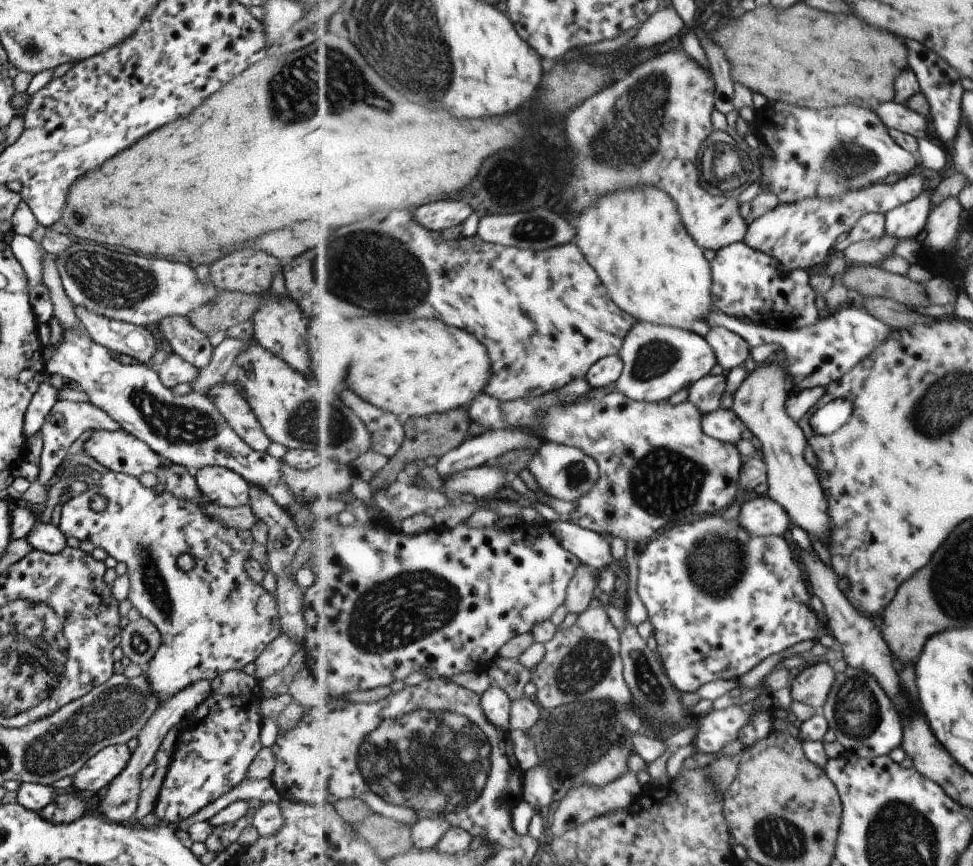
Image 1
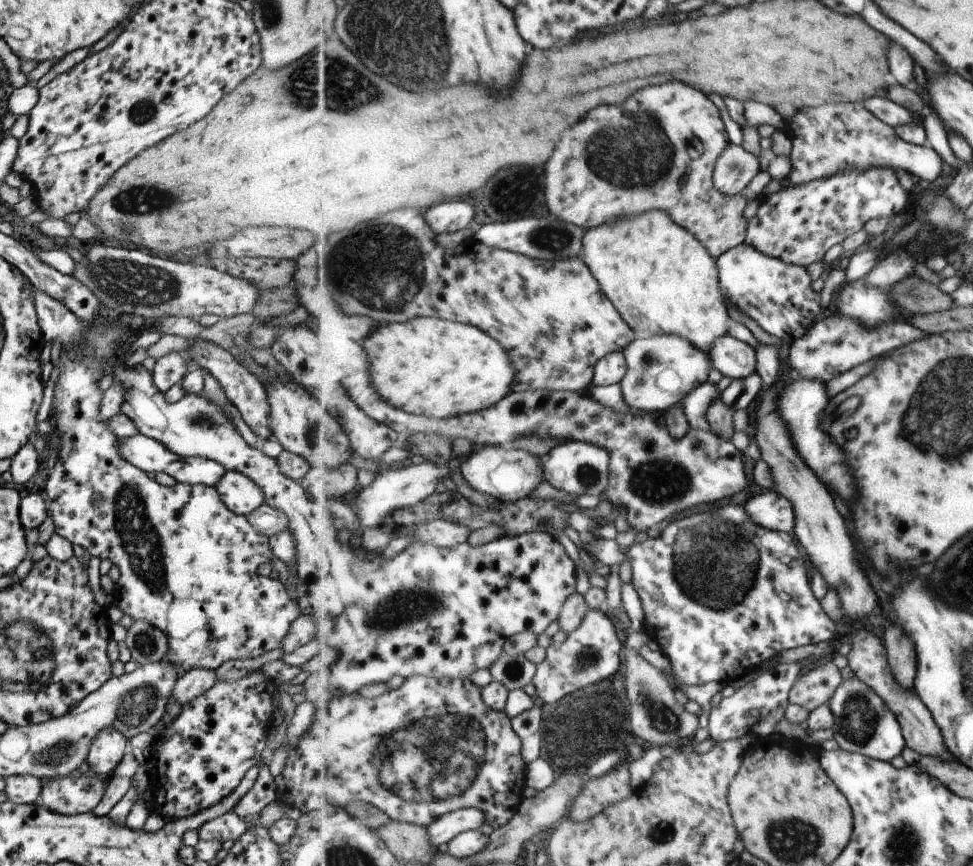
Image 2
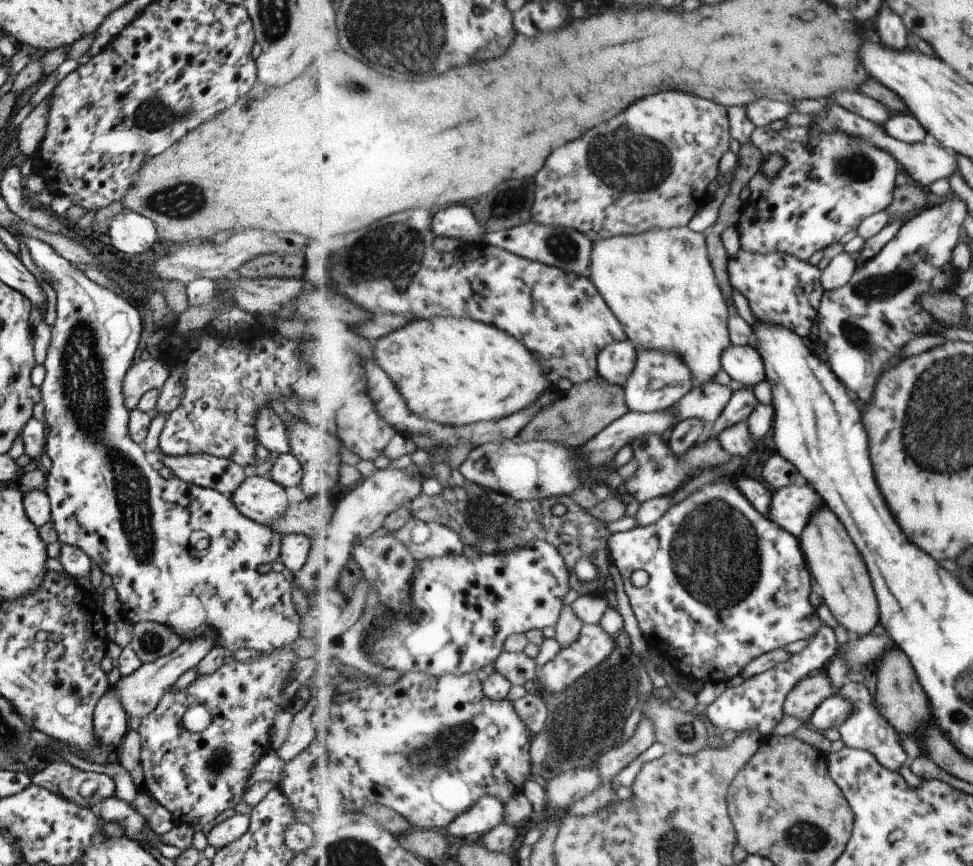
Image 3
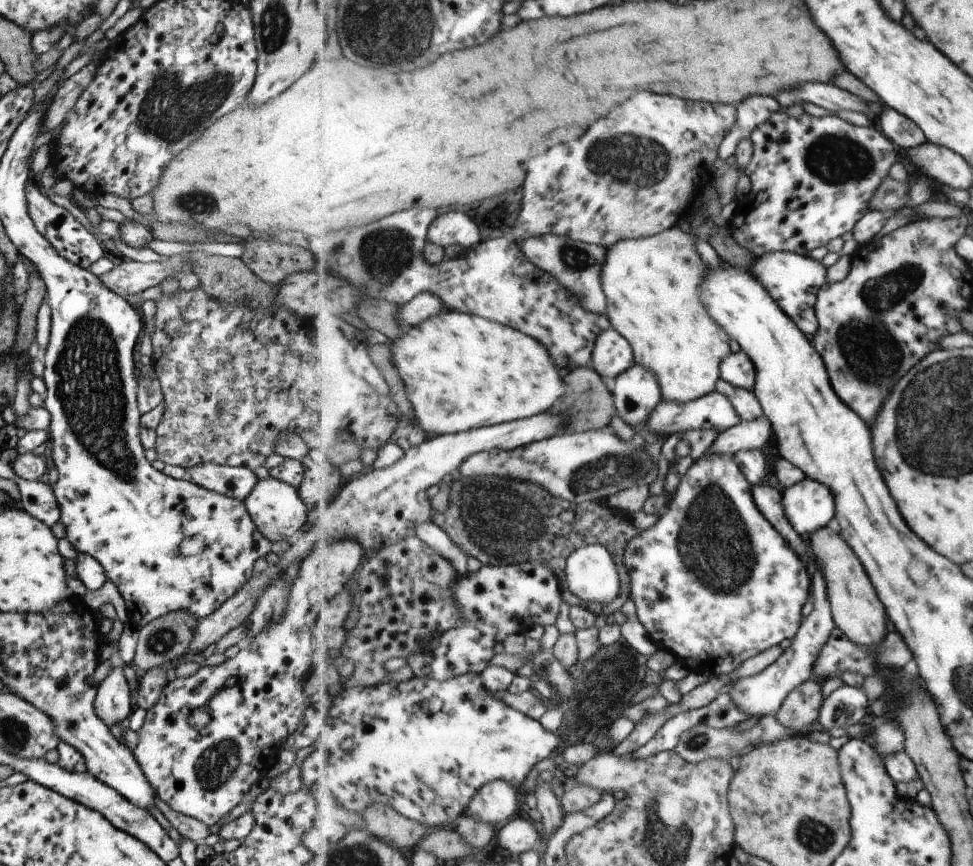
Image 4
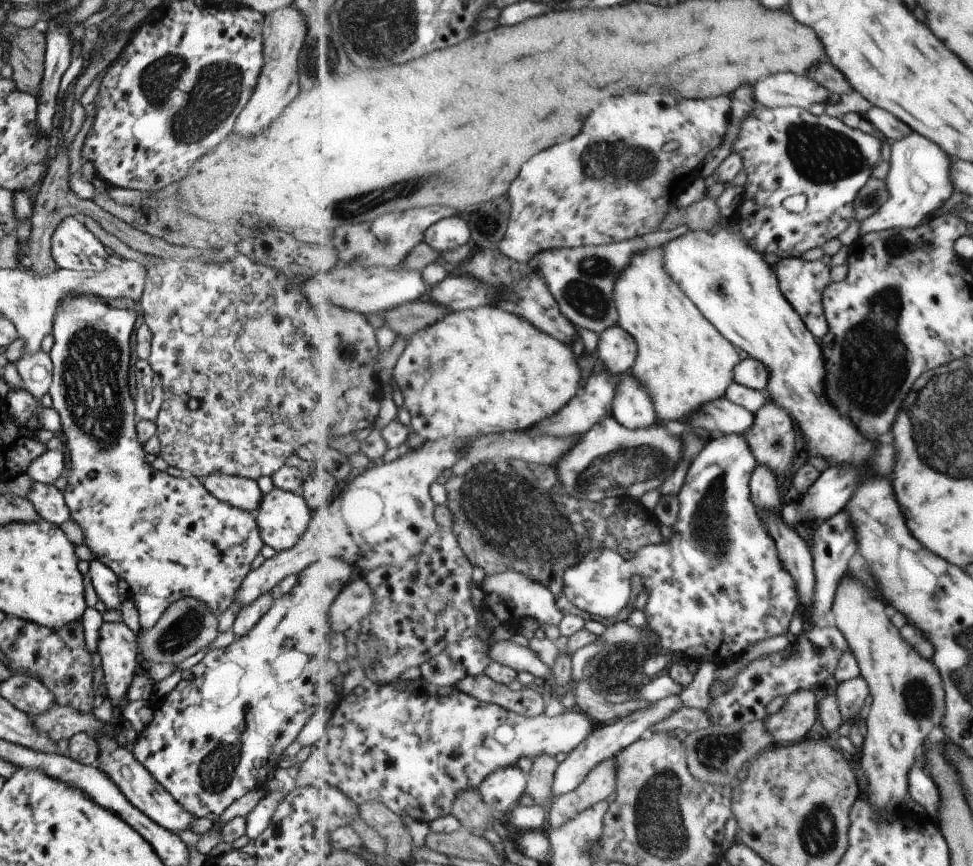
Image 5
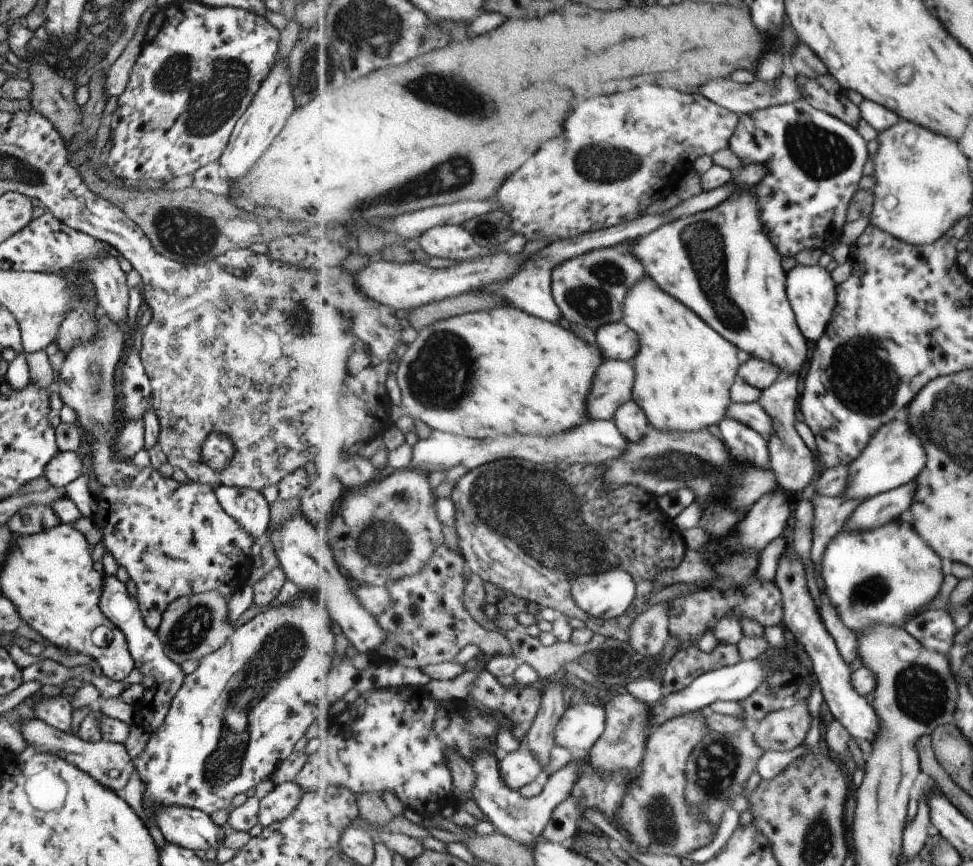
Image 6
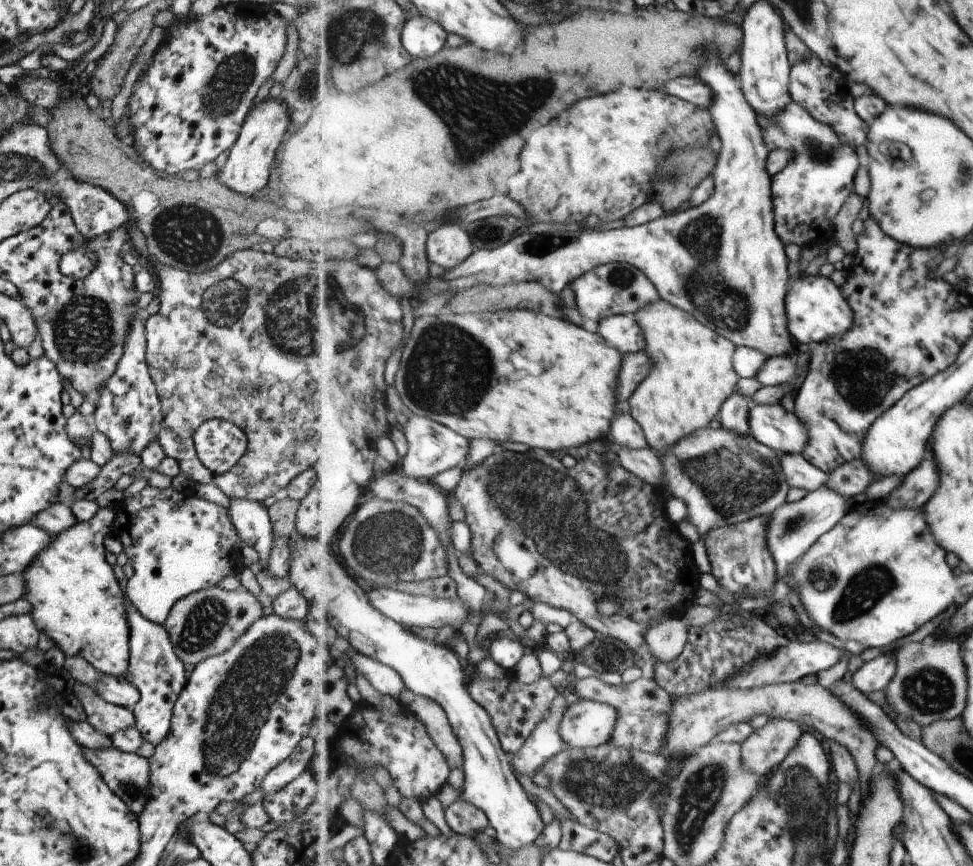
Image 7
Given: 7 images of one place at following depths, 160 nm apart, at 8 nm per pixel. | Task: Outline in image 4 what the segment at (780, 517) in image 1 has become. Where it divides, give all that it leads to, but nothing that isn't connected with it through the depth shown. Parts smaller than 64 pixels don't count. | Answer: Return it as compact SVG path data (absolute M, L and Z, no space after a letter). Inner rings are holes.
M809 478L785 490L783 506L786 519L795 532L804 538L815 533L821 526L827 526L831 518L835 518L831 490Z

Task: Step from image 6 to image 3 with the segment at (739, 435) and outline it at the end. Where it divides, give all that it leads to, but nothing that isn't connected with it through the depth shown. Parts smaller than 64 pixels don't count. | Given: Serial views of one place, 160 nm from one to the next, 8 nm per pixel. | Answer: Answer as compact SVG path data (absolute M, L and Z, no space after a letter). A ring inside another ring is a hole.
M732 476L722 477L712 483L707 483L699 491L689 495L679 504L672 506L659 522L646 527L633 527L628 531L613 533L608 538L608 549L613 564L618 568L623 578L624 590L628 595L631 608L637 618L642 635L651 650L658 652L664 659L670 660L678 670L689 679L705 682L727 682L733 676L743 675L745 667L762 654L795 642L795 640L813 639L824 626L817 616L817 608L811 604L810 568L803 556L803 549L797 536L781 528L769 516L761 514L752 502L741 492ZM635 570L644 570L649 576L644 587L631 584L631 576Z

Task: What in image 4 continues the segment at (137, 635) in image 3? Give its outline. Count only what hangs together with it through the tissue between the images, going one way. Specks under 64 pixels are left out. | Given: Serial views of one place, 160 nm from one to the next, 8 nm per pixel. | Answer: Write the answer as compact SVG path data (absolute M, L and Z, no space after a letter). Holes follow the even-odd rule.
M173 611L140 627L131 663L145 672L183 656L198 620L185 611Z

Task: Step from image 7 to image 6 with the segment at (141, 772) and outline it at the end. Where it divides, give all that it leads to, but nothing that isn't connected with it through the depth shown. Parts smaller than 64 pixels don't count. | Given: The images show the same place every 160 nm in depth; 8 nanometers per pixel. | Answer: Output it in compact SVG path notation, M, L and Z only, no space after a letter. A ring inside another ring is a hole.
M35 717L24 720L18 729L23 742L32 746L37 752L58 756L62 761L68 762L116 794L121 793L129 778L129 773L134 768L132 760L129 759L121 743L104 741L103 739L94 743L85 742L77 735L51 728L41 719Z

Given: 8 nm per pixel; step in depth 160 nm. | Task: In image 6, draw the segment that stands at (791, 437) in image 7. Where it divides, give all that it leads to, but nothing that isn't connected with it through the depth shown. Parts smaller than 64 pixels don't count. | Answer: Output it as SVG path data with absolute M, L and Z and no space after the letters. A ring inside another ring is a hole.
M732 403L726 417L745 423L745 426L762 434L766 439L772 435L774 424L767 411L757 403Z

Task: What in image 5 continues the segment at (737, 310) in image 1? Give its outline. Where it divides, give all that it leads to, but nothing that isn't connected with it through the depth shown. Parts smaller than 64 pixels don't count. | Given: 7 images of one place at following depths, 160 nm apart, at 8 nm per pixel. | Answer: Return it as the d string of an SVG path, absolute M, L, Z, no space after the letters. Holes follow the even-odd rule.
M803 257L781 259L773 268L780 282L781 292L802 316L803 322L809 327L809 330L812 330L812 333L821 340L829 332L823 300L825 288L833 281L832 269L821 260L809 261Z

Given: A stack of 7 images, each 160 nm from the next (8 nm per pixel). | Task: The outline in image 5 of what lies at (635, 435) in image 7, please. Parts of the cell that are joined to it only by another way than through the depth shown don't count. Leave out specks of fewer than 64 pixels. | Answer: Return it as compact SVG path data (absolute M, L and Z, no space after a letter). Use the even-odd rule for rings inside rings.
M630 372L624 373L618 382L611 416L631 430L659 423L649 391Z

